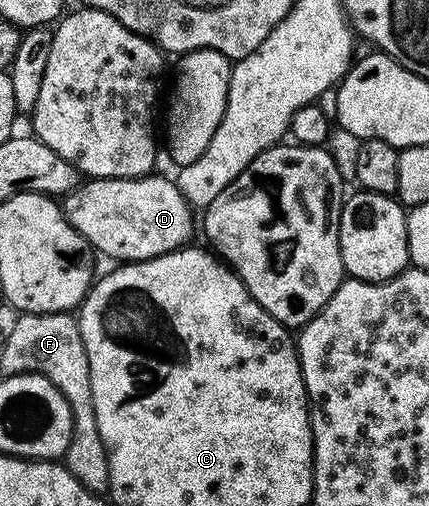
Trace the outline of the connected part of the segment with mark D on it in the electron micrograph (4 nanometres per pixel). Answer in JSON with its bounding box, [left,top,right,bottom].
[62,174,197,261]

